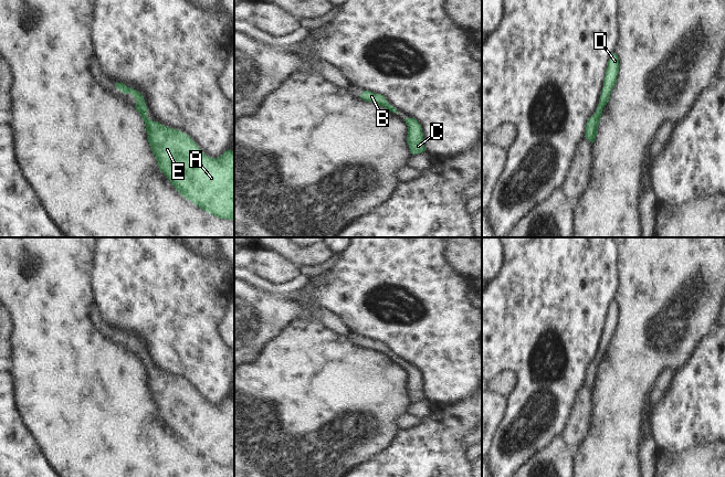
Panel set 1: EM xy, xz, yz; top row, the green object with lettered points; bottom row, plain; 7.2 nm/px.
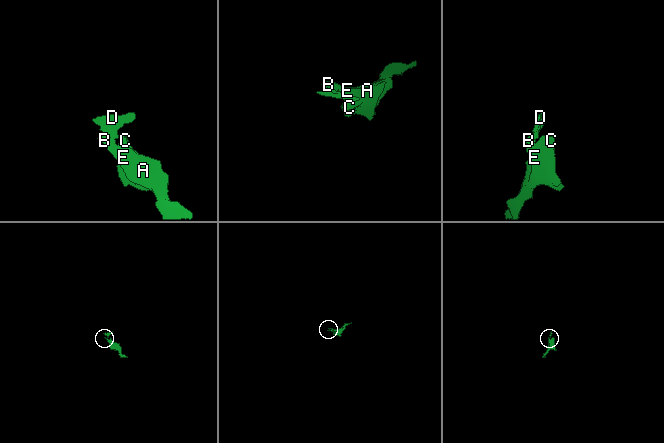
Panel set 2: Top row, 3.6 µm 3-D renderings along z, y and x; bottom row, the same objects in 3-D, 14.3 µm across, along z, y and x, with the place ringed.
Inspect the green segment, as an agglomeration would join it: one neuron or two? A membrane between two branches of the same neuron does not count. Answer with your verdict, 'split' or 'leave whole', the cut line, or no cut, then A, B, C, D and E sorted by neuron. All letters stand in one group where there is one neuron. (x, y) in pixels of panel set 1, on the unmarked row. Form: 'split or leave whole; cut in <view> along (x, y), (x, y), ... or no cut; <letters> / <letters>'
leave whole; no cut; A B C D E

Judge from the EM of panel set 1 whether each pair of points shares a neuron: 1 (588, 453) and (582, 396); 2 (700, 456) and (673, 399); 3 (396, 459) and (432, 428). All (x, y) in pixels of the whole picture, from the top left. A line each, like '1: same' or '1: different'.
1: different
2: different
3: same

